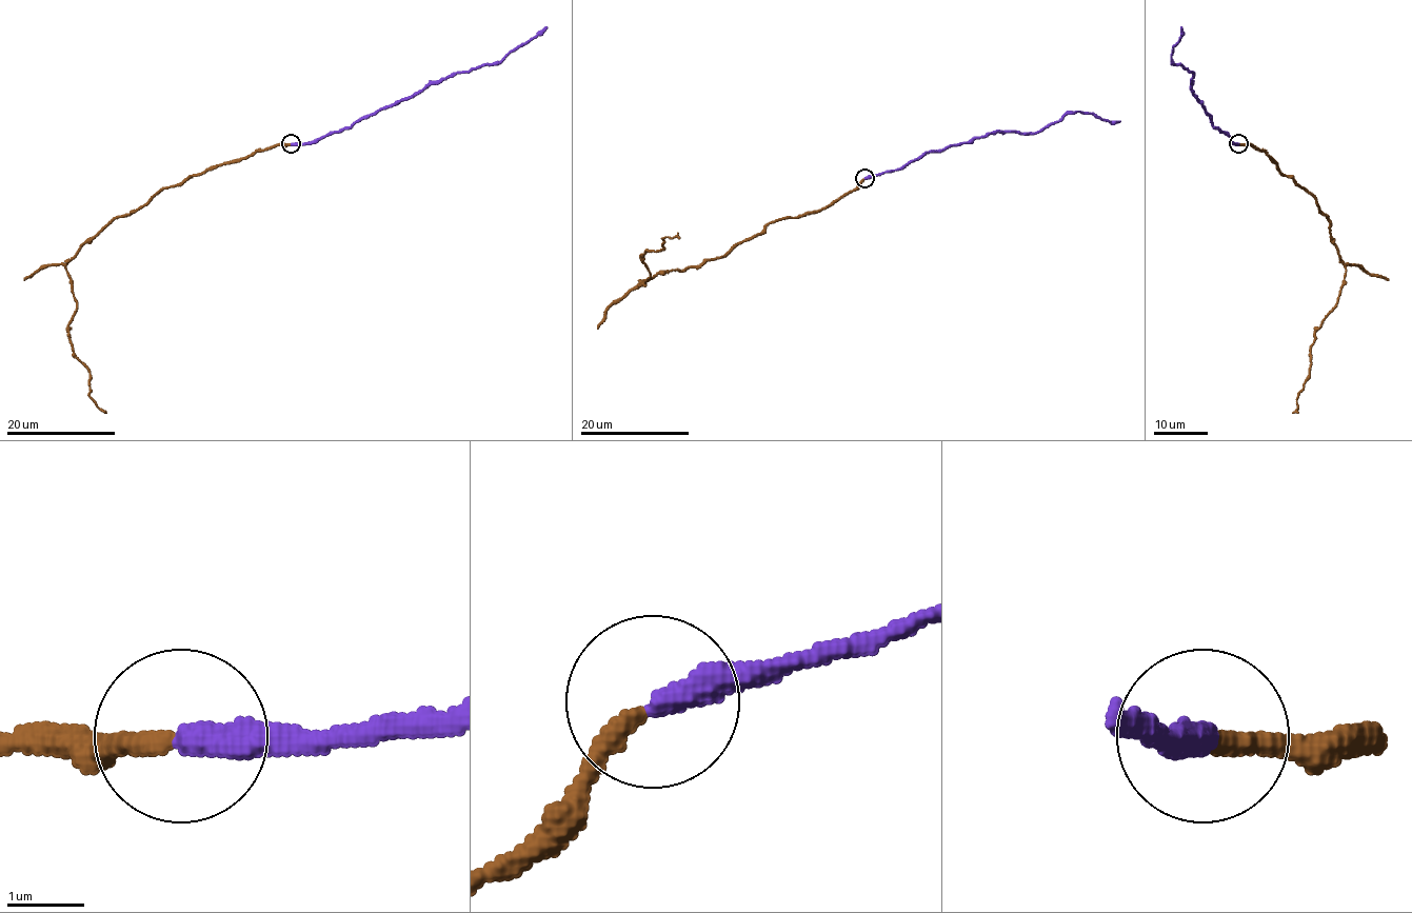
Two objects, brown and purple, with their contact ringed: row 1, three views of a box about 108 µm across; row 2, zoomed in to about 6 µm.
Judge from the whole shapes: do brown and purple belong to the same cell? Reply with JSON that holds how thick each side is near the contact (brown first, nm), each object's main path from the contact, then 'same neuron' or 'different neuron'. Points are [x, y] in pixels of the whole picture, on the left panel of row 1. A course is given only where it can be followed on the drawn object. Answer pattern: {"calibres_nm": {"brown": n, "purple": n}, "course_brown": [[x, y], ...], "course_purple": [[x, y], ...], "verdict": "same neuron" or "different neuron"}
{"calibres_nm": {"brown": 280, "purple": 400}, "course_brown": [[291, 143], [162, 186], [114, 217], [65, 265], [77, 306], [73, 354], [106, 413]], "course_purple": [[292, 143], [317, 141], [413, 97], [431, 83], [502, 60], [548, 27]], "verdict": "different neuron"}

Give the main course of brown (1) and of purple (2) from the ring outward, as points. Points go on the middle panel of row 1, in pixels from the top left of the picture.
1: (863, 178), (817, 211), (779, 218), (719, 257), (639, 285), (650, 276), (641, 255), (680, 238)
2: (864, 178), (974, 138), (1037, 133), (1068, 113), (1092, 113), (1120, 121)

